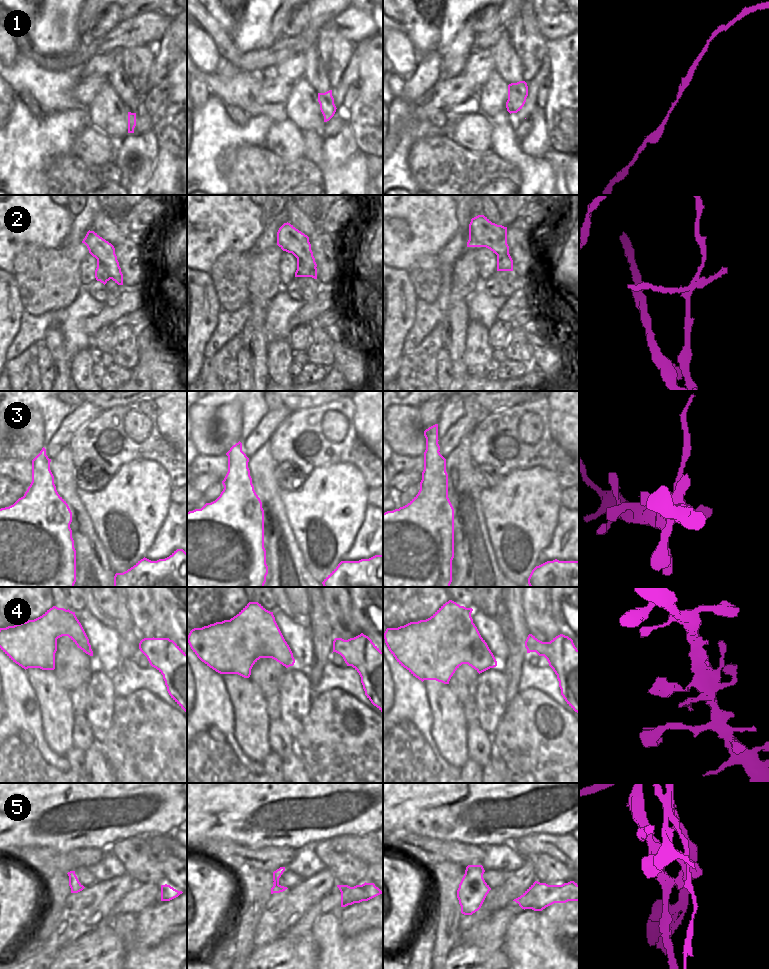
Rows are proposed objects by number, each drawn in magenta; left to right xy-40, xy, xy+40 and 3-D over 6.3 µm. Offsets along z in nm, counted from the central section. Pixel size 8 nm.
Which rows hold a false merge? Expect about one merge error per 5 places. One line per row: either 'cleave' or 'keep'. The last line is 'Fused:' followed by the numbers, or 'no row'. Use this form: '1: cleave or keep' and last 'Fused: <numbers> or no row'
1: keep
2: cleave
3: cleave
4: keep
5: cleave
Fused: 2, 3, 5

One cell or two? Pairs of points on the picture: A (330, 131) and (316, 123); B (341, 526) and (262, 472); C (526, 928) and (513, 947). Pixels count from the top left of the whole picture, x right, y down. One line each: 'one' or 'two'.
A: two
B: two
C: one

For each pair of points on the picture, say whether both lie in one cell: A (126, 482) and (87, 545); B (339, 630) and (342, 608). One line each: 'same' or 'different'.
A: different
B: same

